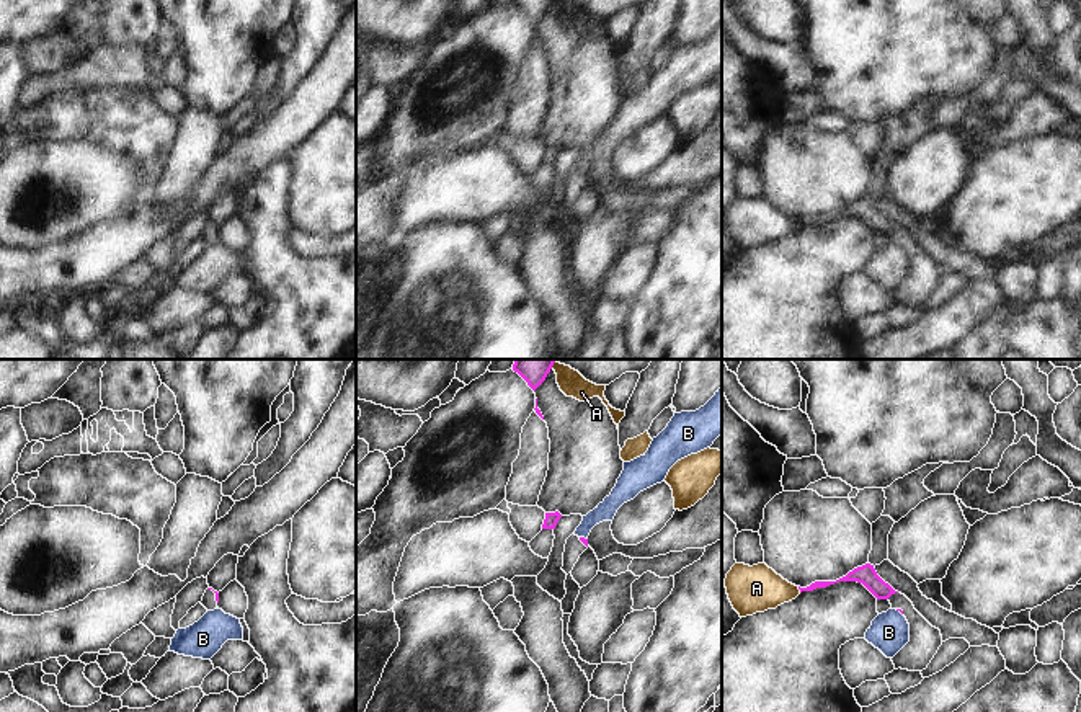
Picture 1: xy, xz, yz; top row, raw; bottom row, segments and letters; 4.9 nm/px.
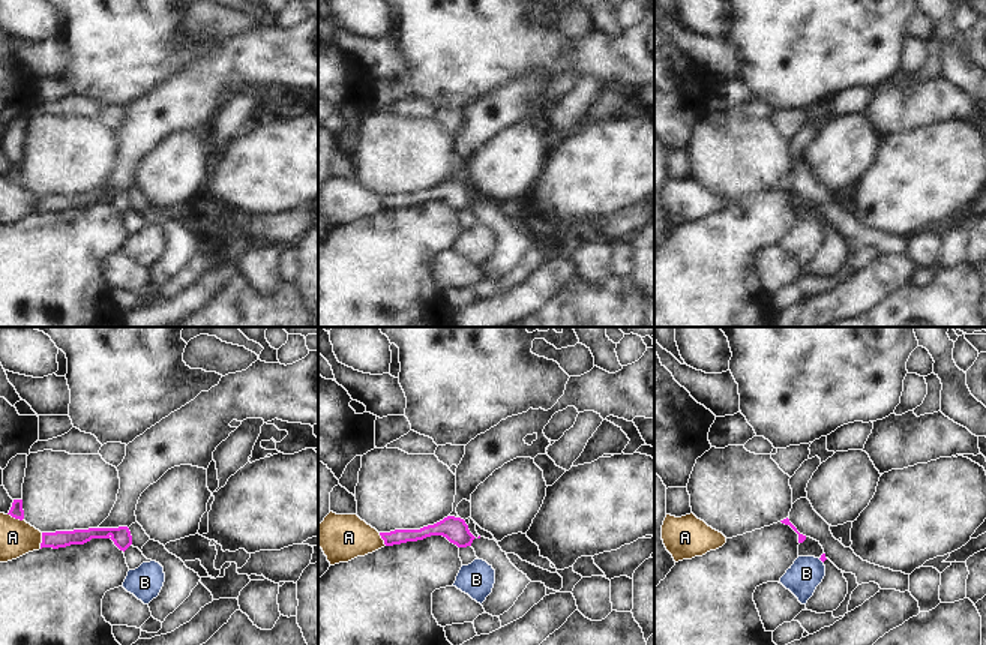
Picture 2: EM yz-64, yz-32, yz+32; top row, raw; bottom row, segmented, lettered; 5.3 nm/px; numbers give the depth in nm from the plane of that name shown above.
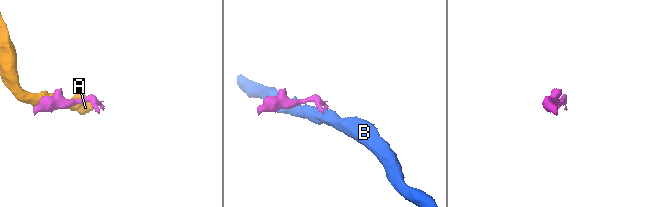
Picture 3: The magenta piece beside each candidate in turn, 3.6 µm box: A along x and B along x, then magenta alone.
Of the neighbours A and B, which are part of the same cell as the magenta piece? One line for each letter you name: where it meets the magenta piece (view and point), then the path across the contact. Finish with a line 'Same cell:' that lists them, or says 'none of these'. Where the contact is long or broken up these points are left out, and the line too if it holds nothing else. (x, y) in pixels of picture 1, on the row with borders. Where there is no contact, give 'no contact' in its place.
Same cell: none of these

